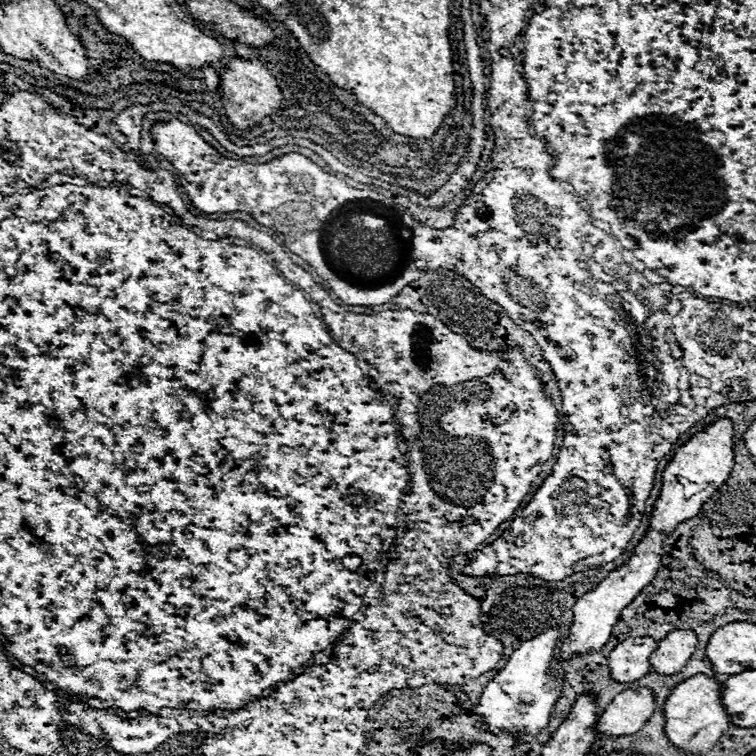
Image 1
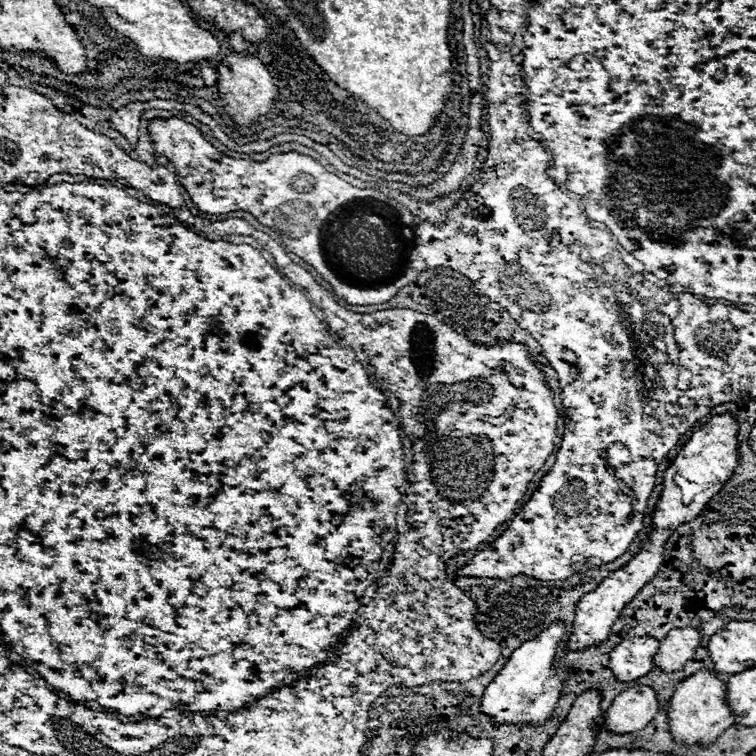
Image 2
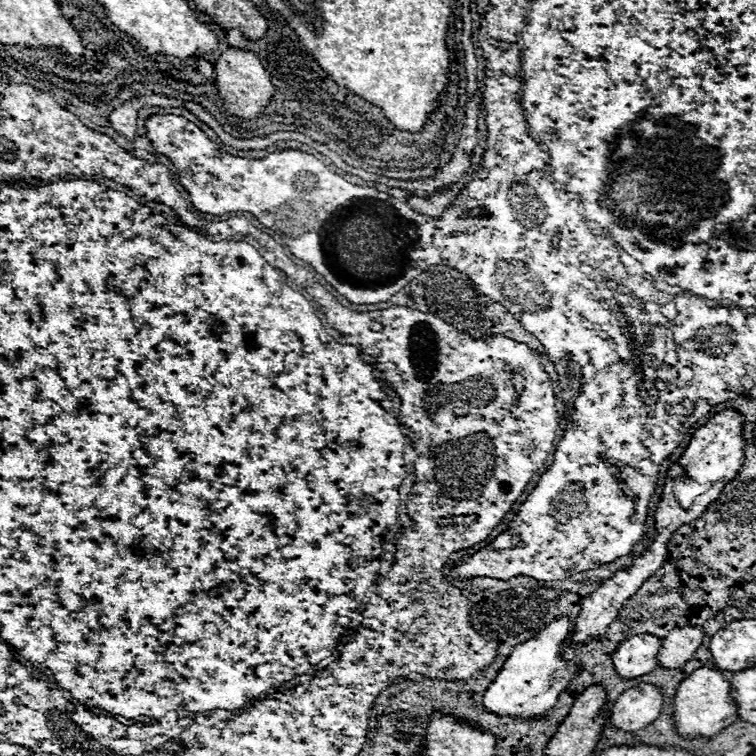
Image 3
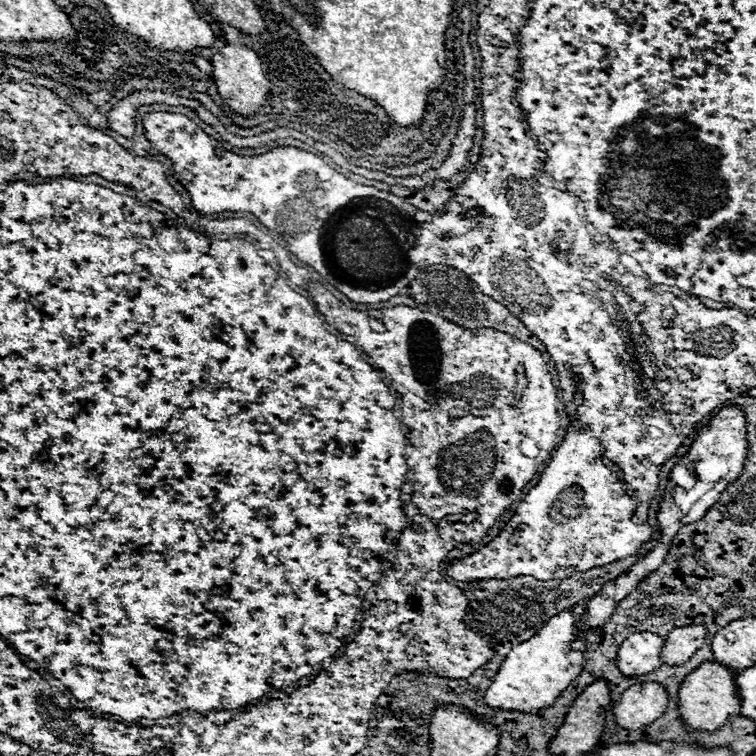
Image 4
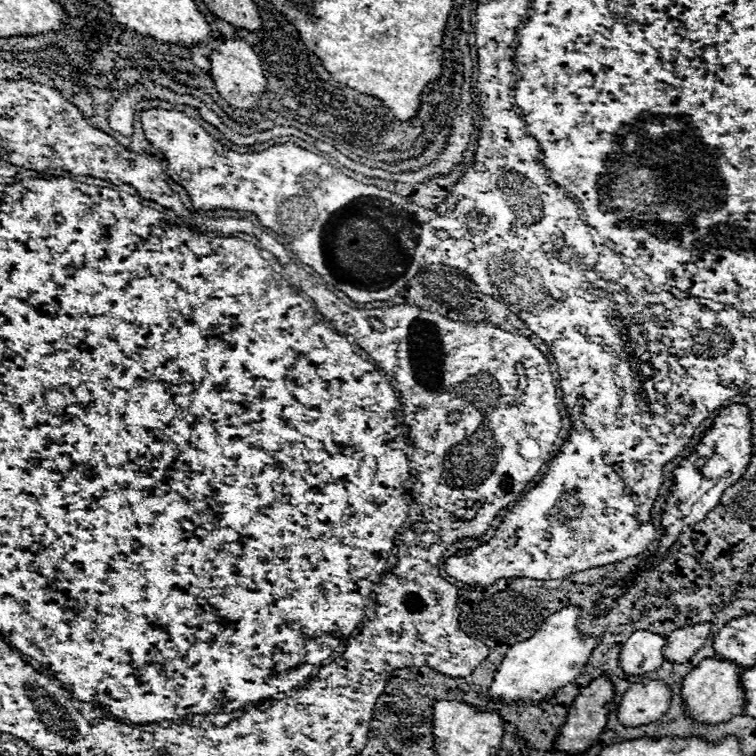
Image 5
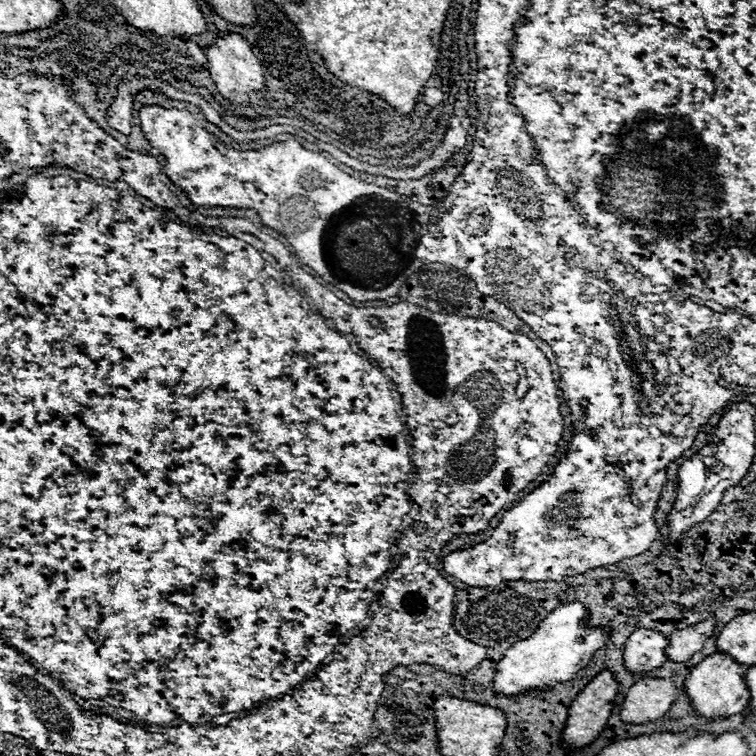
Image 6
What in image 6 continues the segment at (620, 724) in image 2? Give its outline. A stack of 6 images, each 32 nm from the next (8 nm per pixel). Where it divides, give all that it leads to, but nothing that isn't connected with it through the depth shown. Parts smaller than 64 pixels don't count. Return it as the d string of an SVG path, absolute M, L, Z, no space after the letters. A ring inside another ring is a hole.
M642 678L624 696L620 718L628 724L644 724L662 718L674 704L678 690L670 678Z

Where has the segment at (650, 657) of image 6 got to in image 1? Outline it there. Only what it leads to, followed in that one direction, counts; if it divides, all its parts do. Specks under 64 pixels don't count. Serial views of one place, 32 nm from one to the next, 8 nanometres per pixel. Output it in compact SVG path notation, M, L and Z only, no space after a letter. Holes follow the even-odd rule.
M628 638L620 642L610 654L608 654L608 666L612 672L612 678L618 682L634 682L642 676L646 676L650 668L650 656L656 650L658 642L654 638Z

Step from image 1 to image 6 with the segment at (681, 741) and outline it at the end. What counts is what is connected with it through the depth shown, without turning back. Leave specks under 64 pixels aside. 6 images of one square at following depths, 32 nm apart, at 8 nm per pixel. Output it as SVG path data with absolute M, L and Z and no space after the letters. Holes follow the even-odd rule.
M714 652L712 656L704 658L696 668L692 668L688 680L684 682L692 706L706 718L718 718L724 714L732 716L736 712L744 712L750 704L750 692L744 680L744 670L746 666L738 664L732 656L724 652Z

